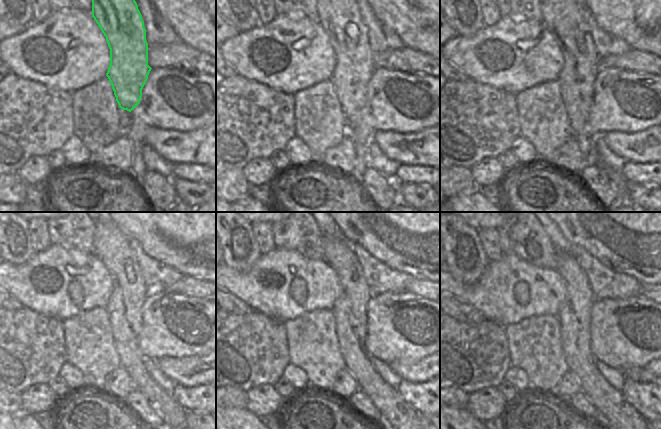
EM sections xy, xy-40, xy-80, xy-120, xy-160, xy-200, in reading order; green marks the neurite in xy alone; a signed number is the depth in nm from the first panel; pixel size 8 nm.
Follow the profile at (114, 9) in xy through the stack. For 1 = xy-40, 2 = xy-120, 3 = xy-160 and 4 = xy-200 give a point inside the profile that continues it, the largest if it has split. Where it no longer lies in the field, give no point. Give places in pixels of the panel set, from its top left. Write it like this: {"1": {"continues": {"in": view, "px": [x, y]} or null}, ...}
{"1": {"continues": {"in": "xy-40", "px": [338, 13]}}, "2": {"continues": {"in": "xy-120", "px": [124, 307]}}, "3": {"continues": {"in": "xy-160", "px": [349, 309]}}, "4": {"continues": {"in": "xy-200", "px": [617, 414]}}}

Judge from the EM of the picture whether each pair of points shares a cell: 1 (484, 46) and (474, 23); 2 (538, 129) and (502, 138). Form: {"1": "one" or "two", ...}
{"1": "two", "2": "two"}

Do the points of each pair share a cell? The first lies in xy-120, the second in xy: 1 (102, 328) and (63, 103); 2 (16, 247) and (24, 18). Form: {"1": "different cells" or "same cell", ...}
{"1": "different cells", "2": "same cell"}

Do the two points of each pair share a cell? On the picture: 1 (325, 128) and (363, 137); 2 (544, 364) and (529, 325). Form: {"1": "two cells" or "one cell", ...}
{"1": "two cells", "2": "one cell"}

